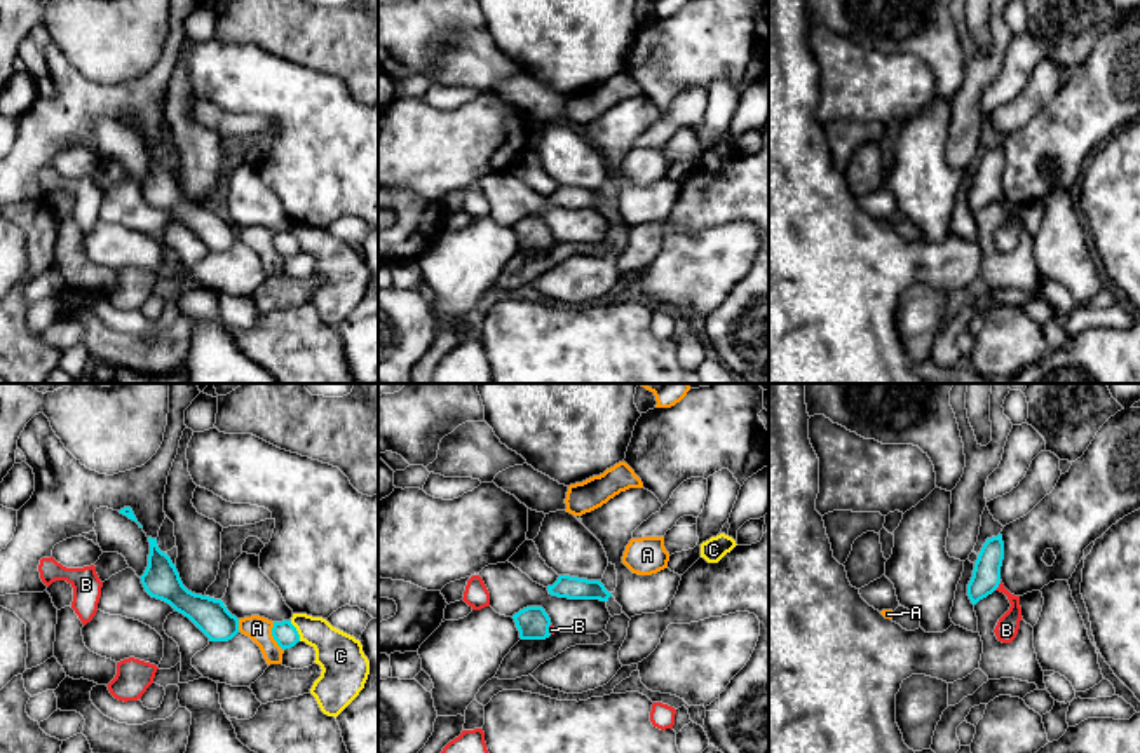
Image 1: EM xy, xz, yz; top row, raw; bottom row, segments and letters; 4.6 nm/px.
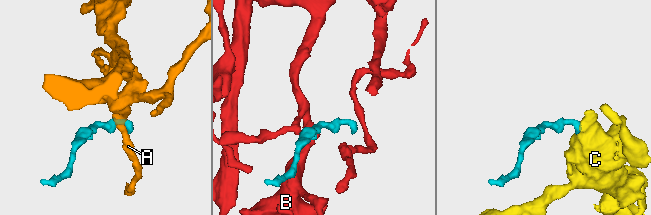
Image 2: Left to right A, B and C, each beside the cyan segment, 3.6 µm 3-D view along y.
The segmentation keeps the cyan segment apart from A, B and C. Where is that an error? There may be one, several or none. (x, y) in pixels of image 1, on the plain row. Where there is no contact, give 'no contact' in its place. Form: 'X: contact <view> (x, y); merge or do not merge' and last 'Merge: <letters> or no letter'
A: contact xy (272, 244); do not merge
B: contact yz (997, 196); merge
C: contact xy (297, 241); do not merge
Merge: B

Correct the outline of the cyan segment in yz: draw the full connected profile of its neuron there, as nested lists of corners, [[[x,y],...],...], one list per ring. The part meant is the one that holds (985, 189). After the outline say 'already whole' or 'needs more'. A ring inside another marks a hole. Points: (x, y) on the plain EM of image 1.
[[[1002,145],[987,148],[983,153],[978,169],[974,173],[973,187],[967,193],[967,206],[973,214],[980,209],[987,207],[994,200],[1001,200],[1008,206],[1011,216],[1009,220],[999,228],[994,242],[999,251],[1011,253],[1020,239],[1021,216],[1020,206],[1011,204],[1002,190],[1001,190],[1001,176],[1004,169],[1004,152]]] | needs more

